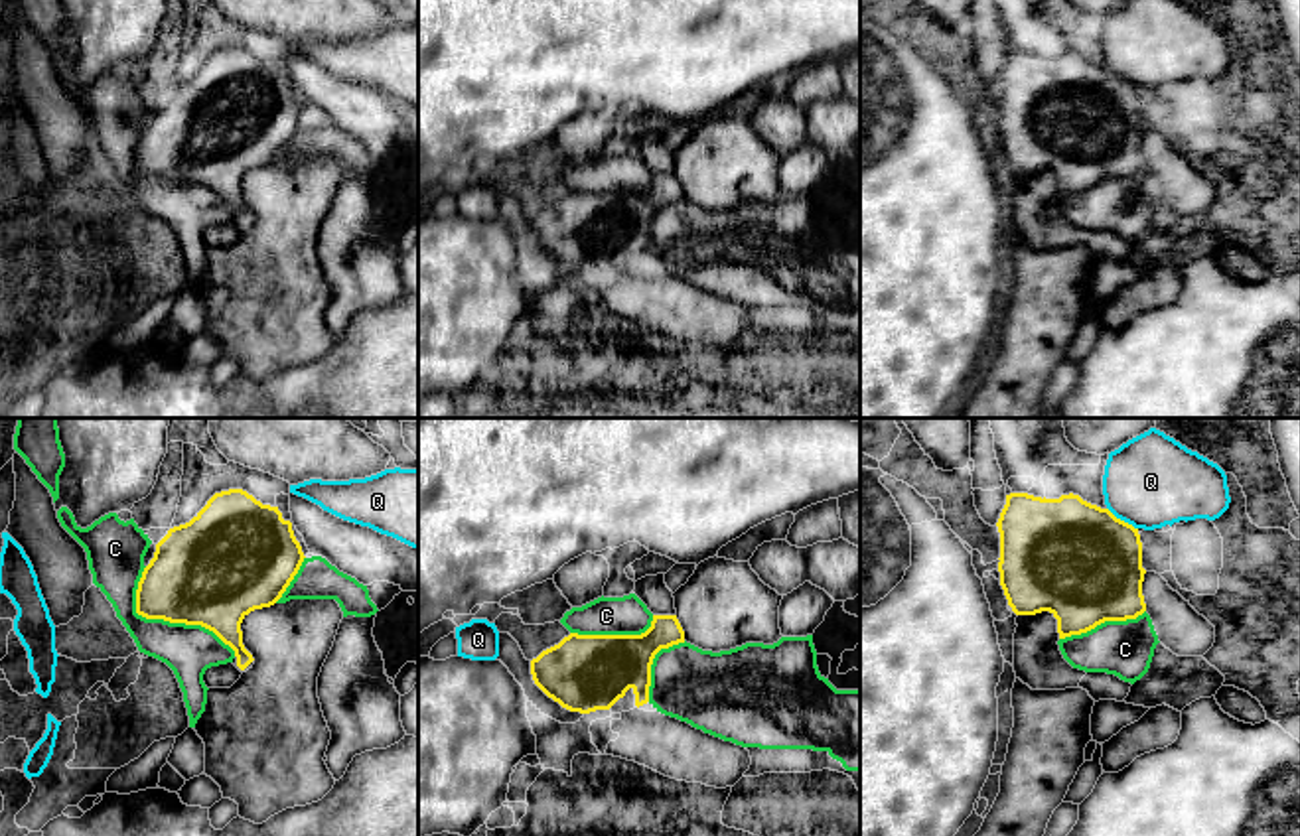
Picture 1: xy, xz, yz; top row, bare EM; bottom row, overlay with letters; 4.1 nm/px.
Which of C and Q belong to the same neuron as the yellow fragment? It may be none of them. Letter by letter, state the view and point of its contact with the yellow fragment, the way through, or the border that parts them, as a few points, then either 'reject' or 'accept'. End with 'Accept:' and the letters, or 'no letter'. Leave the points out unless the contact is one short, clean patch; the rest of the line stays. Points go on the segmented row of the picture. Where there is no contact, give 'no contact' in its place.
C: contact xy (166, 620); reject
Q: contact yz (1123, 521); reject
Accept: no letter

